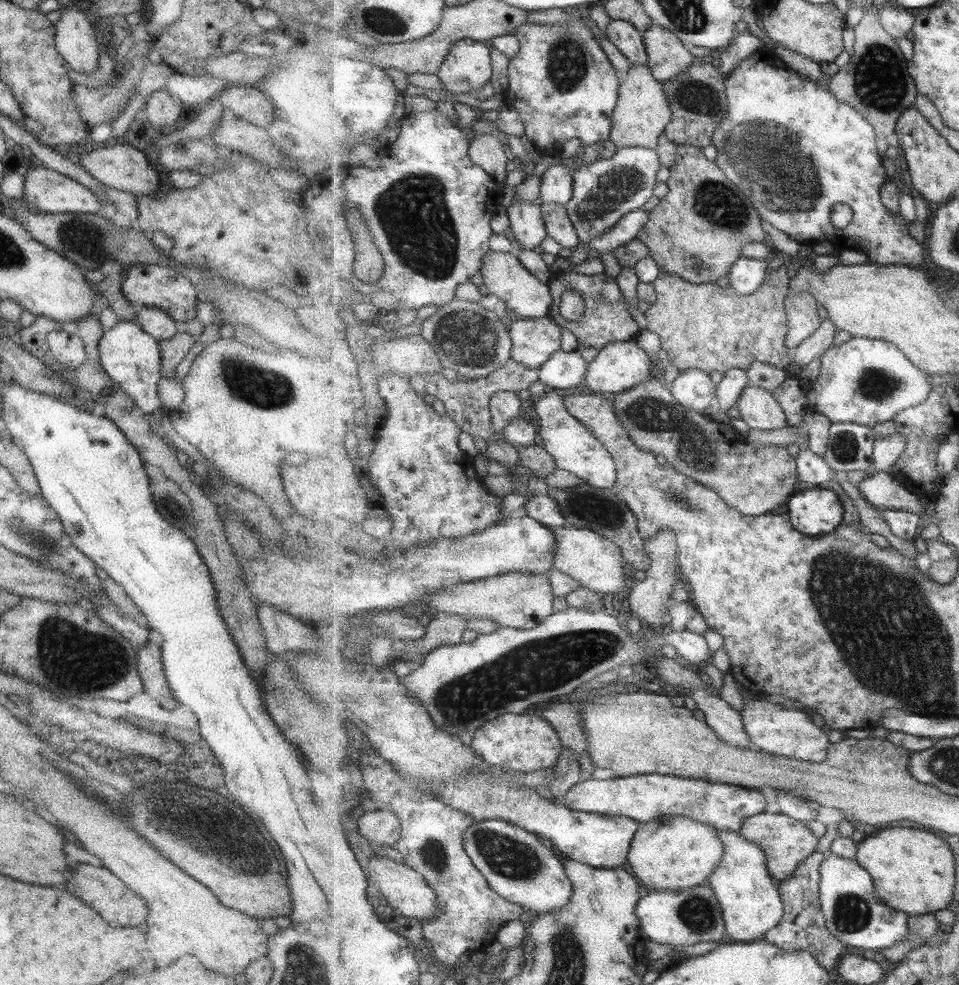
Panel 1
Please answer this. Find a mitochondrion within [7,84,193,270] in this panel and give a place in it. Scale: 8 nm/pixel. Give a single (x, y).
(76, 237)

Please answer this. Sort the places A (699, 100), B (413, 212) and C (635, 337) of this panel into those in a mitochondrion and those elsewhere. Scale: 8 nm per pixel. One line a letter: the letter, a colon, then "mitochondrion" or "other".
A: mitochondrion
B: mitochondrion
C: other

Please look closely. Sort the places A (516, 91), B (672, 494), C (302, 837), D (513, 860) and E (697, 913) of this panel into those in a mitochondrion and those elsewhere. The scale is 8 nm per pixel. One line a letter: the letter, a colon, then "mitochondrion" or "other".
A: other
B: mitochondrion
C: other
D: mitochondrion
E: mitochondrion

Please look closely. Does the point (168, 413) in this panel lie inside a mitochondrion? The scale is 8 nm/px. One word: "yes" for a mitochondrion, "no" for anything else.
no

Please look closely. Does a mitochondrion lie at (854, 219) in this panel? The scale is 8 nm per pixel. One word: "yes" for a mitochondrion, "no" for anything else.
no

